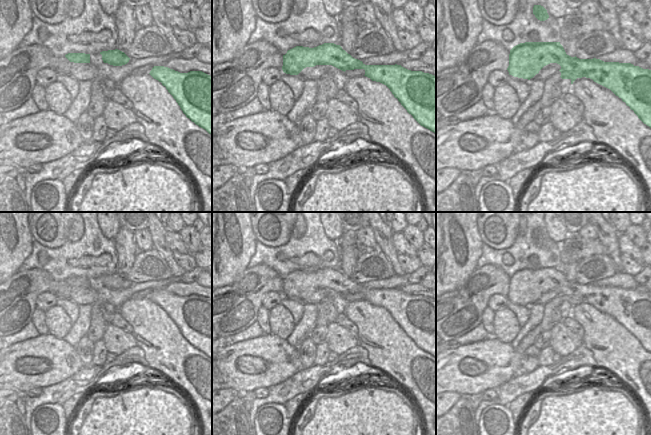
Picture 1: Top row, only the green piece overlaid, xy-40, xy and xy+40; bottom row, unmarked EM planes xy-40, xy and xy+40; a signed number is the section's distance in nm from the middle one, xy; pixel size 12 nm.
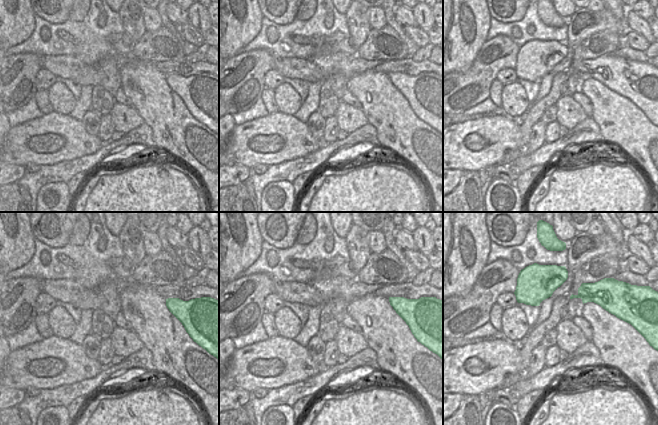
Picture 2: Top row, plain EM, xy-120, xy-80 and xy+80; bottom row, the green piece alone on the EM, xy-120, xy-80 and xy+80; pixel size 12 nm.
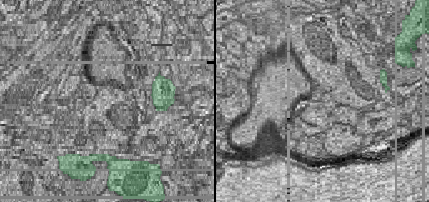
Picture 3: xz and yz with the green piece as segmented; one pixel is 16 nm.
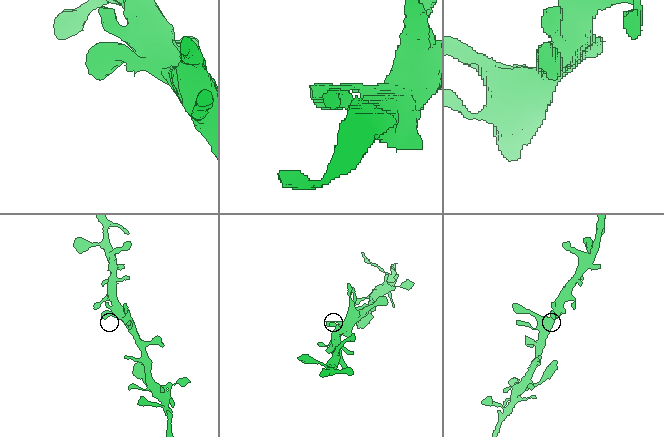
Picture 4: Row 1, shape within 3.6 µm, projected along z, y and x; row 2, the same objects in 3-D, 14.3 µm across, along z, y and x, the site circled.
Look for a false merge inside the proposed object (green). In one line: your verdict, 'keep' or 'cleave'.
keep

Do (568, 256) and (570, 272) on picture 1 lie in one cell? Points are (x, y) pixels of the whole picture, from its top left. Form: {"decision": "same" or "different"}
{"decision": "different"}

